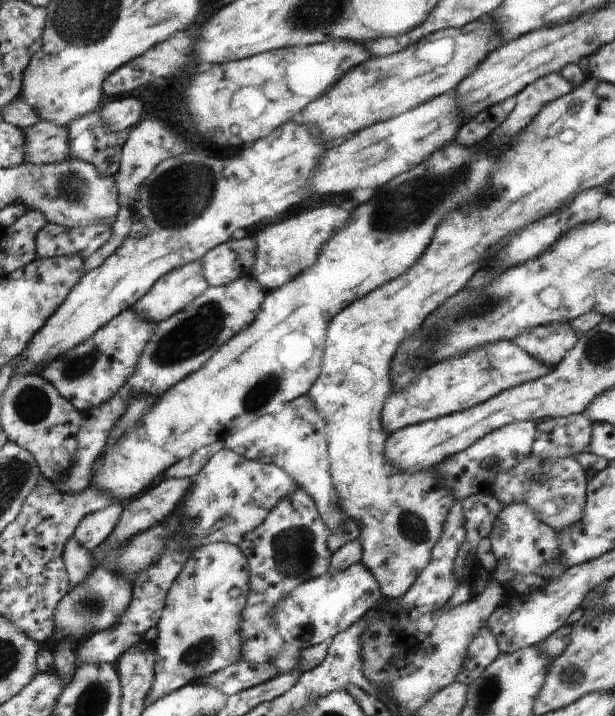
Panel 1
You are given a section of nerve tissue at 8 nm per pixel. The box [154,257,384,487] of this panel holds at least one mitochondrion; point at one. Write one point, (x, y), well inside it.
(262, 393)

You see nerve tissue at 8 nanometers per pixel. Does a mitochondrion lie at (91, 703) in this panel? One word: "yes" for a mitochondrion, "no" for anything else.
yes

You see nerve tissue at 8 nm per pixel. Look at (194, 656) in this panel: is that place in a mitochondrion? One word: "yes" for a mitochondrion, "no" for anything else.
yes

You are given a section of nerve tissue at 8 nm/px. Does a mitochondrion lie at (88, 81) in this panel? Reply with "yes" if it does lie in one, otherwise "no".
no

